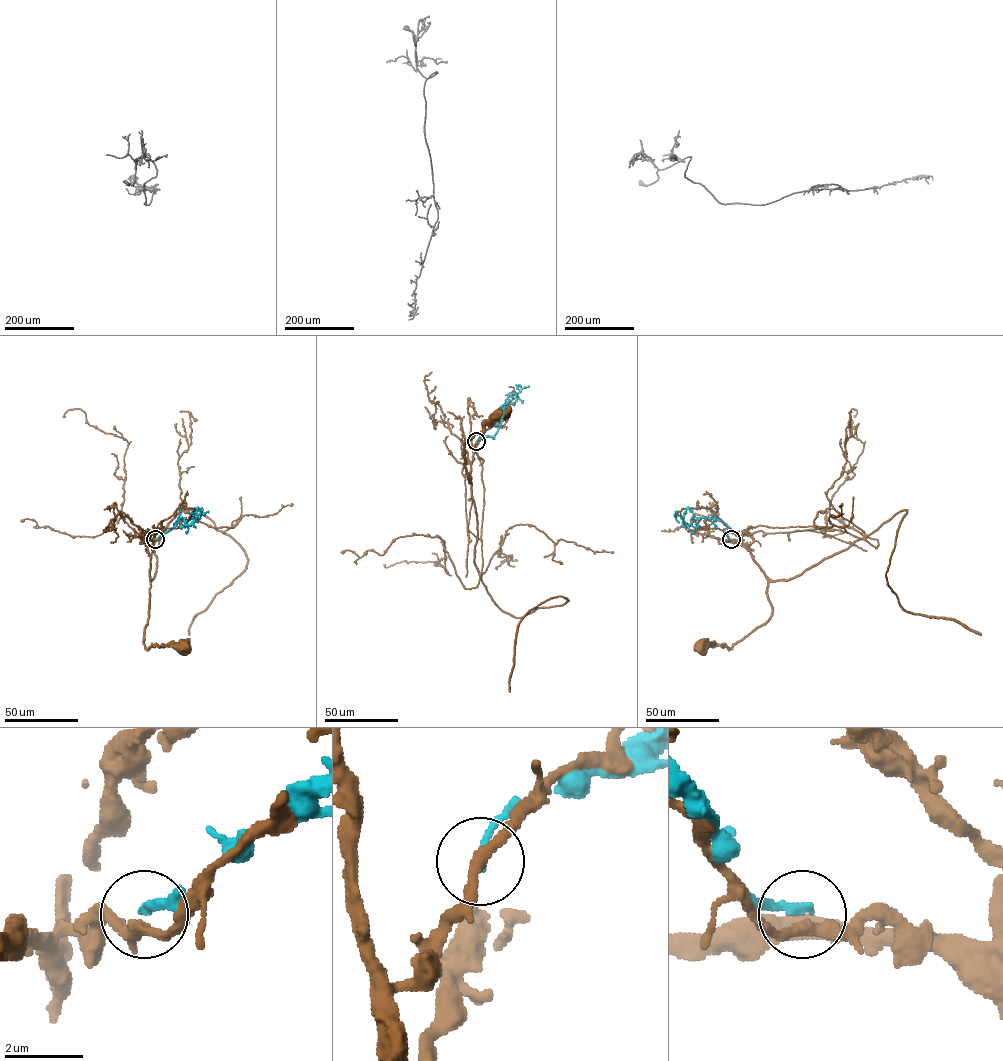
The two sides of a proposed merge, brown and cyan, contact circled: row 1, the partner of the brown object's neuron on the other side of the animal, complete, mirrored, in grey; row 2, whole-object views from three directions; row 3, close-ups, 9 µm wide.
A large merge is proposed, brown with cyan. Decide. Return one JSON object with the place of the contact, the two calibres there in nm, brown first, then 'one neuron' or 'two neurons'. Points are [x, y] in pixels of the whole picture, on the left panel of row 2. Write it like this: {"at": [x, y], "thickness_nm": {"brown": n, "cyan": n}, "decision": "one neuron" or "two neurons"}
{"at": [155, 539], "thickness_nm": {"brown": 280, "cyan": 200}, "decision": "two neurons"}

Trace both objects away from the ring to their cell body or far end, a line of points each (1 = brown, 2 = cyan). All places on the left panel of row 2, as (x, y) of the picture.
1: (155, 539), (152, 540), (144, 646), (182, 647)
2: (156, 539), (171, 530), (181, 518), (189, 525), (199, 514), (196, 519), (198, 523)

